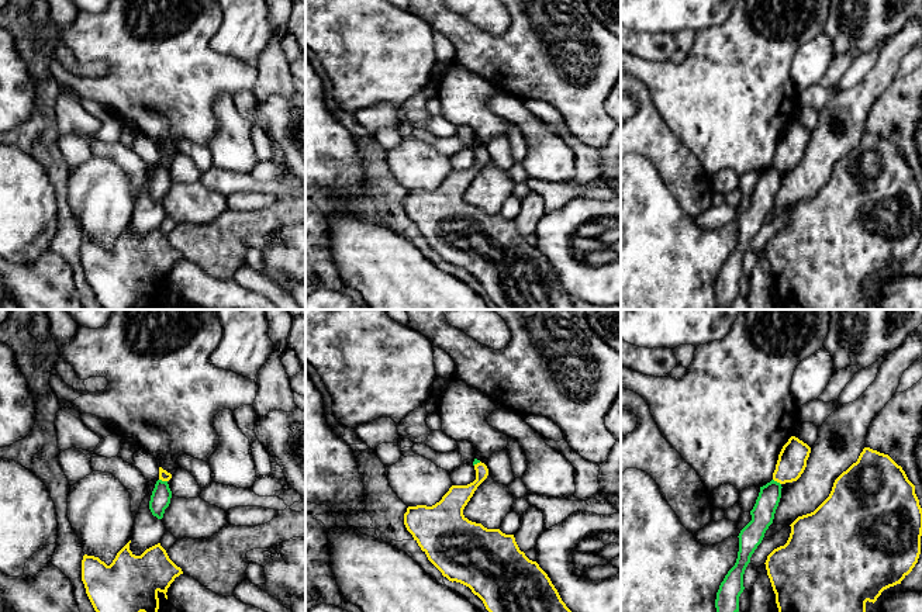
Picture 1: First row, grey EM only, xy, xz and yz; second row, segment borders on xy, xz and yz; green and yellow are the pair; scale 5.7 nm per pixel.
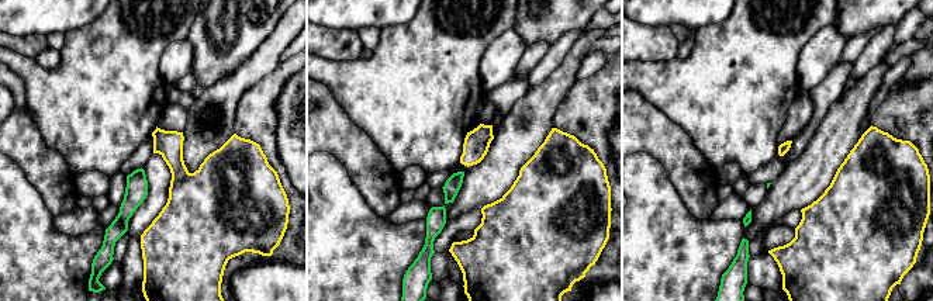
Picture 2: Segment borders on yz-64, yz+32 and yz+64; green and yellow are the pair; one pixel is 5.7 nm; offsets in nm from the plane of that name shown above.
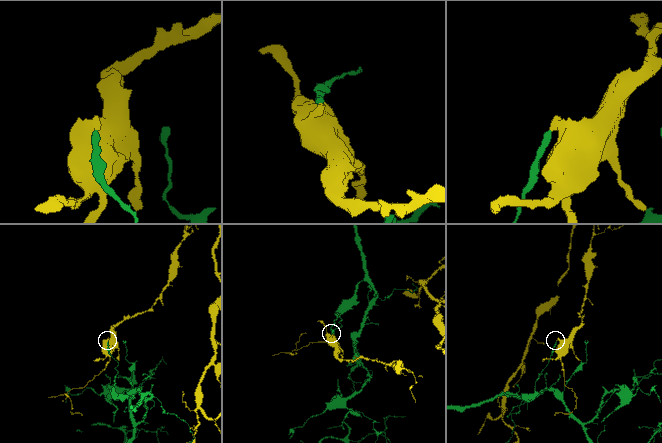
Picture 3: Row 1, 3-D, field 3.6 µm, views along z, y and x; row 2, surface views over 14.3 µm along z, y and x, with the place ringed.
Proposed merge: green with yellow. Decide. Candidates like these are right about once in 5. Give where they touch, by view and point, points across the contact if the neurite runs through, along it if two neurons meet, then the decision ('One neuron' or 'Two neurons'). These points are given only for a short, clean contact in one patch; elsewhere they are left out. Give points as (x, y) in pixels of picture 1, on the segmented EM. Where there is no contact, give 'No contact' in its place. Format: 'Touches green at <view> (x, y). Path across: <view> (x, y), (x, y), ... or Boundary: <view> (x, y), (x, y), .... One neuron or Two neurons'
Touches green at xy (163, 481). Boundary: xy (159, 479), (166, 481). Two neurons

